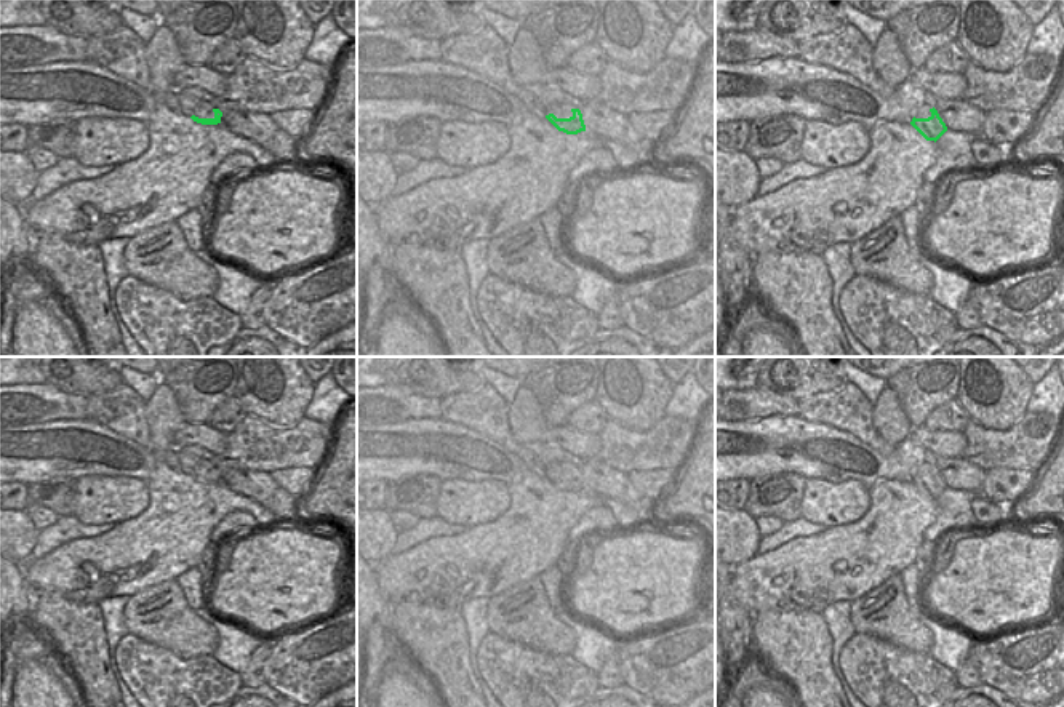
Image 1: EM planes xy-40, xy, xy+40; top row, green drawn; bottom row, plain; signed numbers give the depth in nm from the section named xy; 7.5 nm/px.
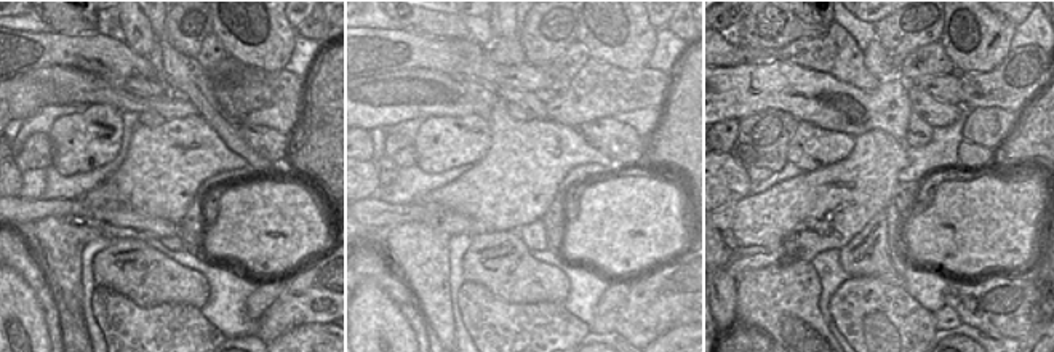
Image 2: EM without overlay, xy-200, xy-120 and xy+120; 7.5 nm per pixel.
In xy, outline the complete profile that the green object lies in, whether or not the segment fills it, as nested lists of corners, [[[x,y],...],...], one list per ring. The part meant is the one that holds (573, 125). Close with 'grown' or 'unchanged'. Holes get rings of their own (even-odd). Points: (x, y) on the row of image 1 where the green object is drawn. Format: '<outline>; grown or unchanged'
[[[571,109],[573,115],[570,118],[557,118],[554,114],[546,115],[546,118],[558,130],[566,134],[578,134],[586,131],[582,114],[579,109]]]; unchanged

